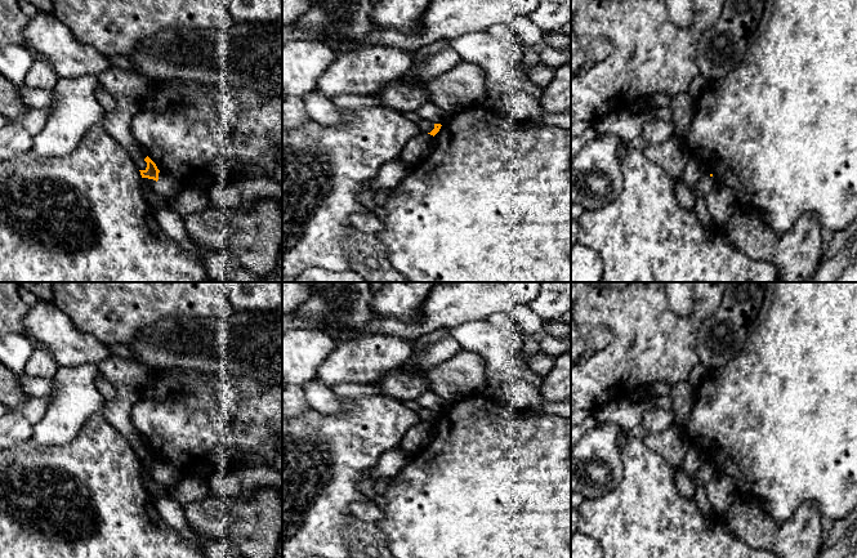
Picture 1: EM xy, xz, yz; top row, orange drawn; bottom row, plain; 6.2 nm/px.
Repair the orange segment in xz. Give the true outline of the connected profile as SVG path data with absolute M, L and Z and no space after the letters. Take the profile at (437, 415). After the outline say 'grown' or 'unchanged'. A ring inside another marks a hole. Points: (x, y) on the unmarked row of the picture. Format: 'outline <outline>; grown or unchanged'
outline M420 409L418 412L419 412L421 421L428 421L433 425L439 420L439 418L442 415L441 412L434 412L432 410L427 410L427 409Z; grown

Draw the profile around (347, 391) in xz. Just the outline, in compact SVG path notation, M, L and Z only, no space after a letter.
M340 383L330 387L330 389L343 398L360 398L370 396L381 396L381 389L376 384L347 384Z

